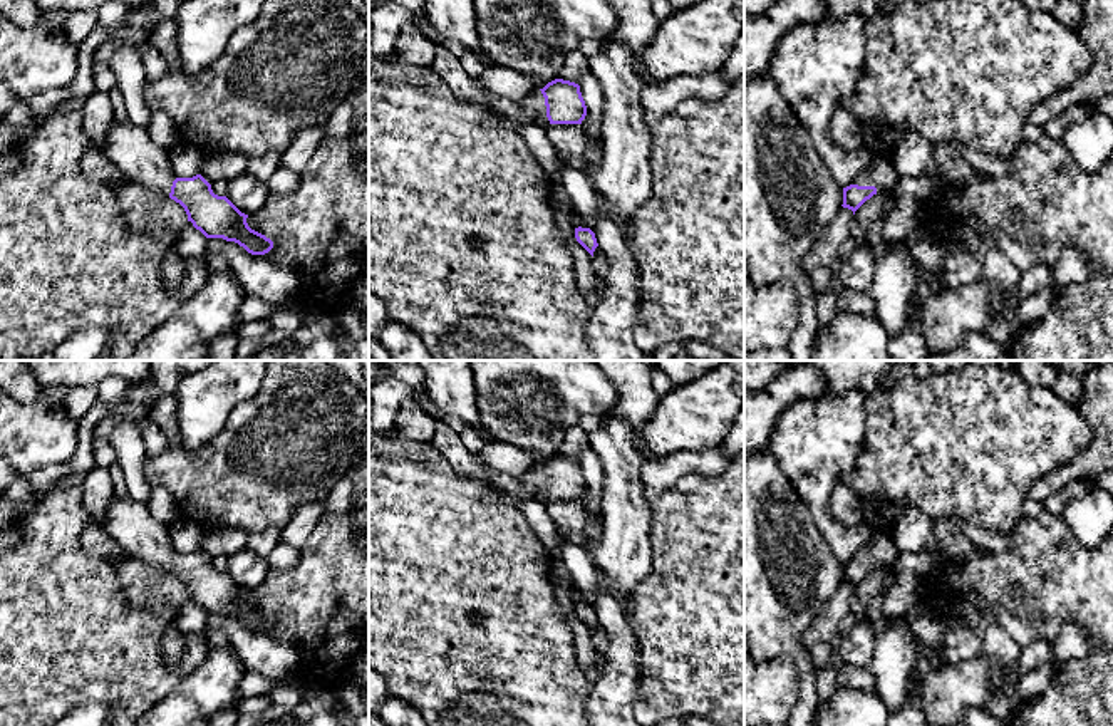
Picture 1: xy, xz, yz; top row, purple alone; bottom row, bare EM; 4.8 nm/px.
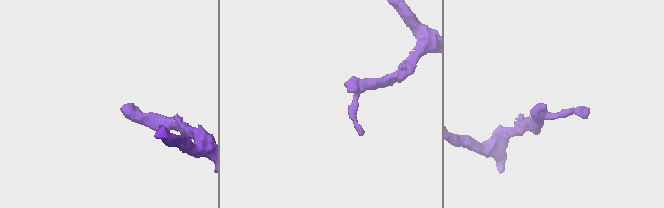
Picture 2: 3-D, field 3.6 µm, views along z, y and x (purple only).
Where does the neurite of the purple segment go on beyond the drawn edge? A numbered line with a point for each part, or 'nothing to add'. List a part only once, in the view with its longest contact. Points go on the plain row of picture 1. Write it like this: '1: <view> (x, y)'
1: xz (533, 478)

